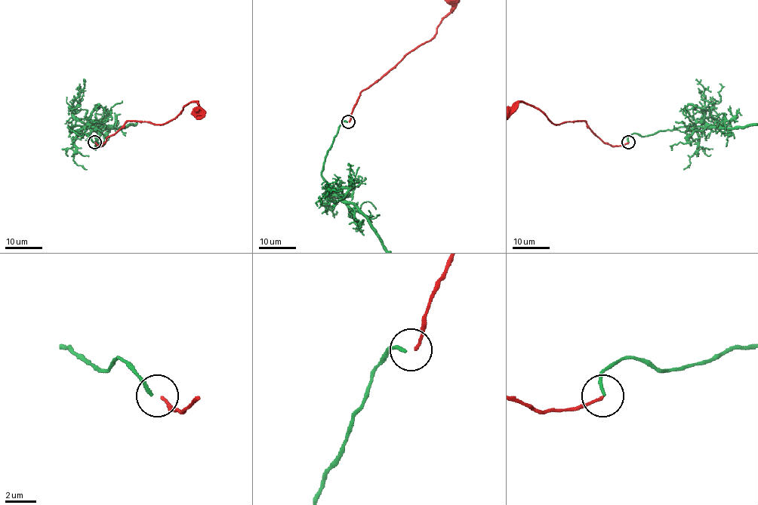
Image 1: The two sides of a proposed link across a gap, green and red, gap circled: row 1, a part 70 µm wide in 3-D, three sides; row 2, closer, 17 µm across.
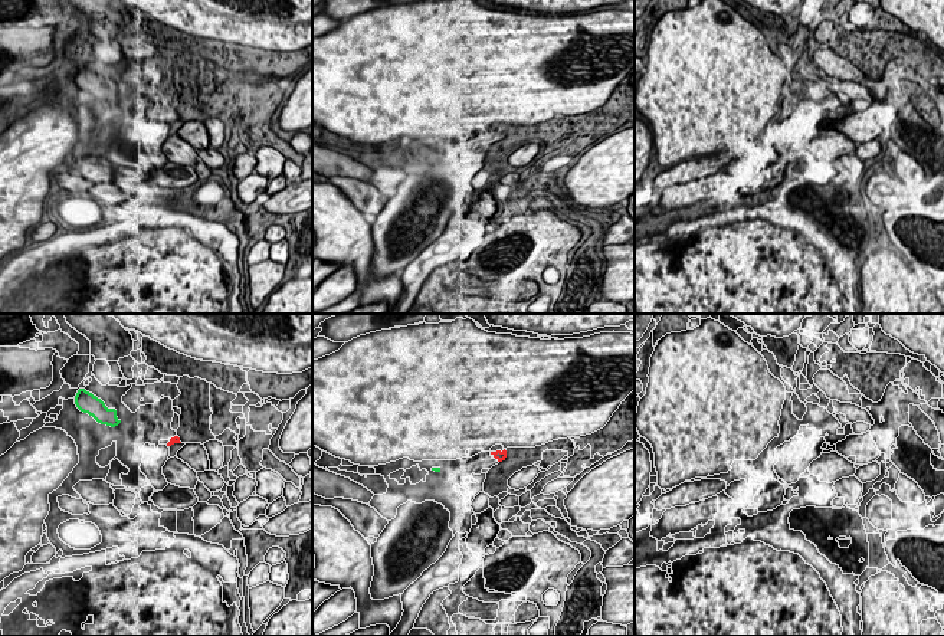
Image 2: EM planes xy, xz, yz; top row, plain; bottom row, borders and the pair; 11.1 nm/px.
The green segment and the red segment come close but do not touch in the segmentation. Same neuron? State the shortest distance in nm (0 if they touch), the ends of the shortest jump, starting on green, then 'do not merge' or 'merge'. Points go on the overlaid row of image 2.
gap 600 nm; span xy (120, 422), (167, 443); merge

